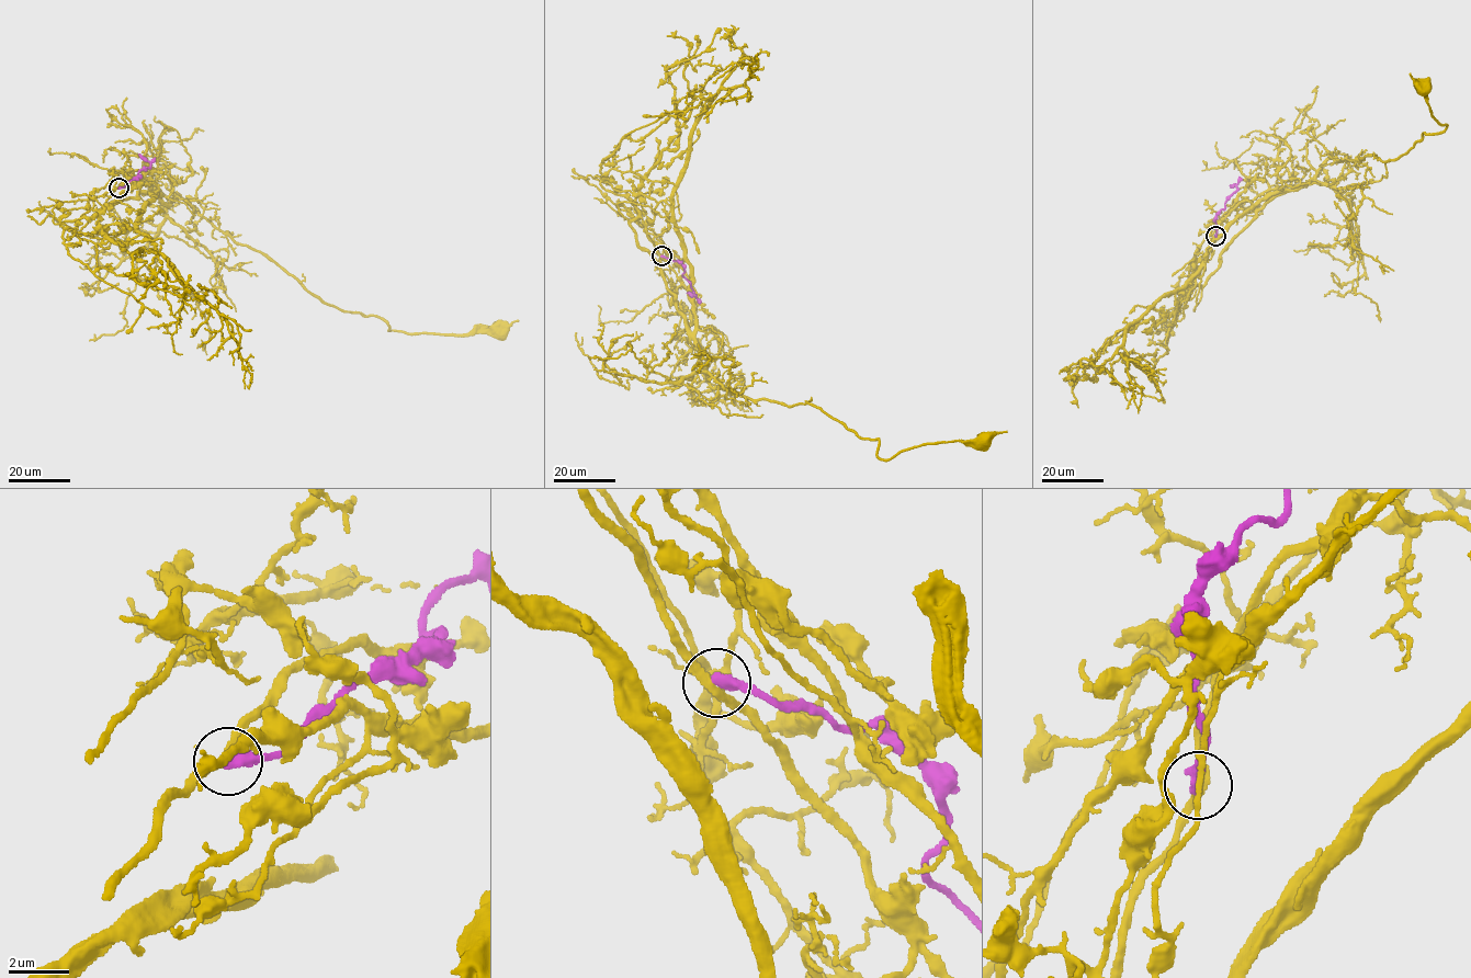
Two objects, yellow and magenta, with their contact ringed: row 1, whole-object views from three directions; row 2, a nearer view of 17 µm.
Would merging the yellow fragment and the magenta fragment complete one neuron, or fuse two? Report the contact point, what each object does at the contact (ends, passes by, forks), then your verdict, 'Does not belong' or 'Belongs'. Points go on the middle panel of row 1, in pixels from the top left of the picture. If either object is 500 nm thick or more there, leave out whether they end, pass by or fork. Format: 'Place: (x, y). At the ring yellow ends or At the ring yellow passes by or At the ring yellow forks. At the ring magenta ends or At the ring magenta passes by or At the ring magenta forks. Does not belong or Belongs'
Place: (662, 256). At the ring yellow passes by. At the ring magenta ends. Does not belong

